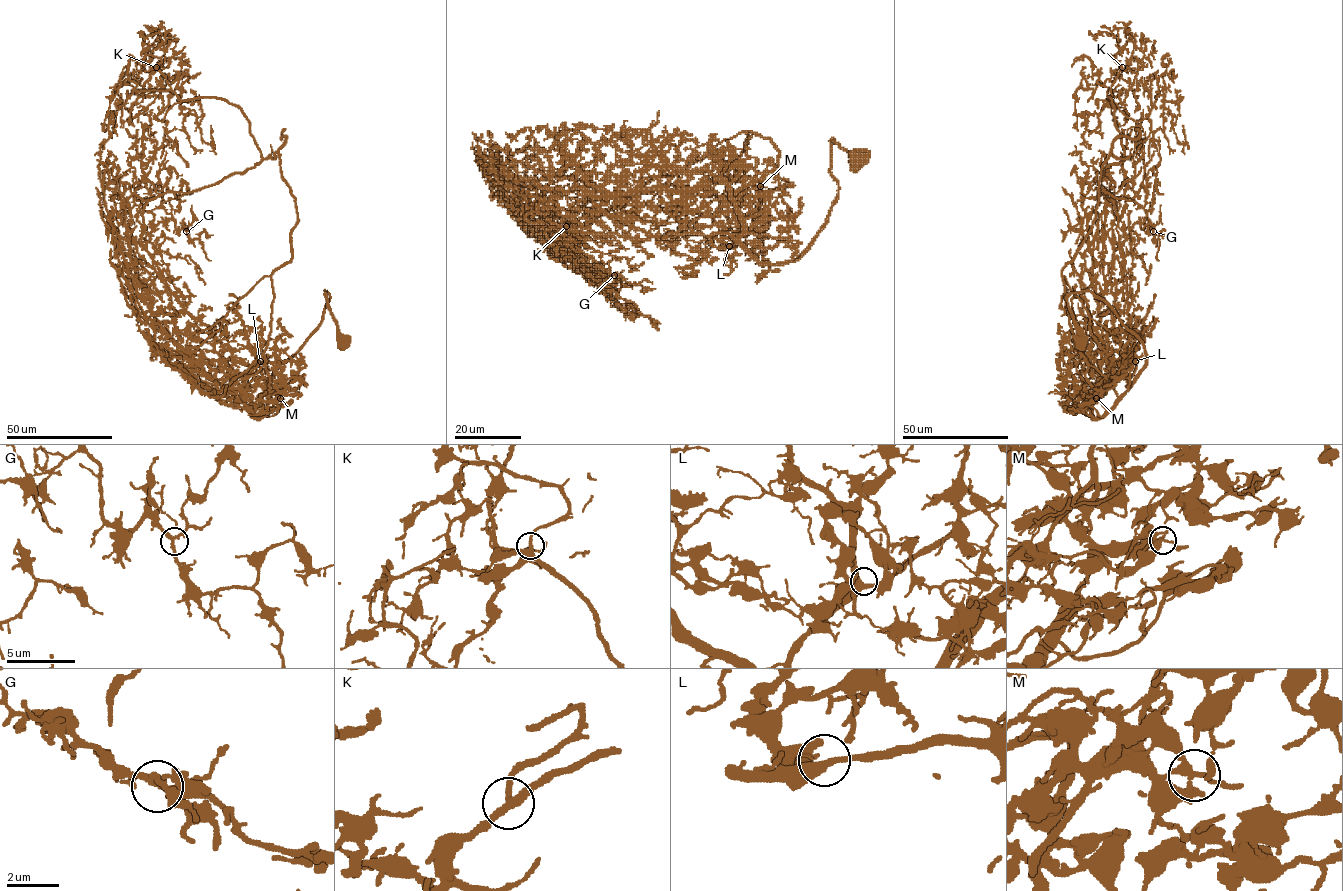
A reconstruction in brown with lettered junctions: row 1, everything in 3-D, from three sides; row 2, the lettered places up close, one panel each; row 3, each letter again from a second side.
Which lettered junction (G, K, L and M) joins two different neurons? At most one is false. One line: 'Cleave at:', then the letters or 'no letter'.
Cleave at: M

